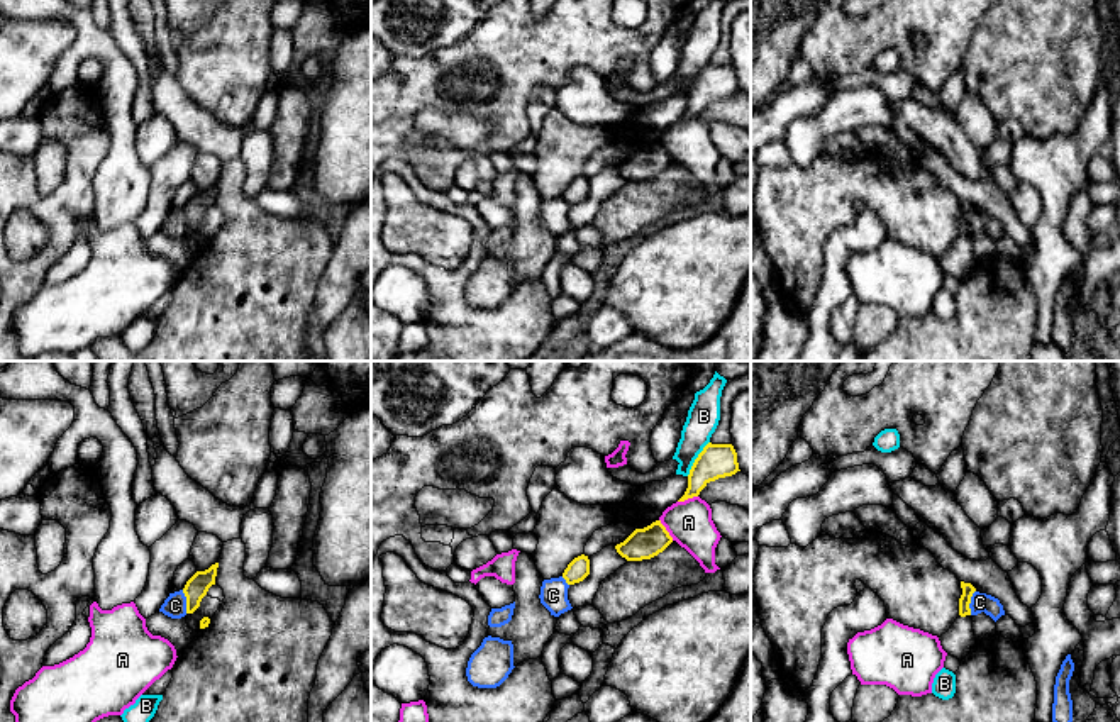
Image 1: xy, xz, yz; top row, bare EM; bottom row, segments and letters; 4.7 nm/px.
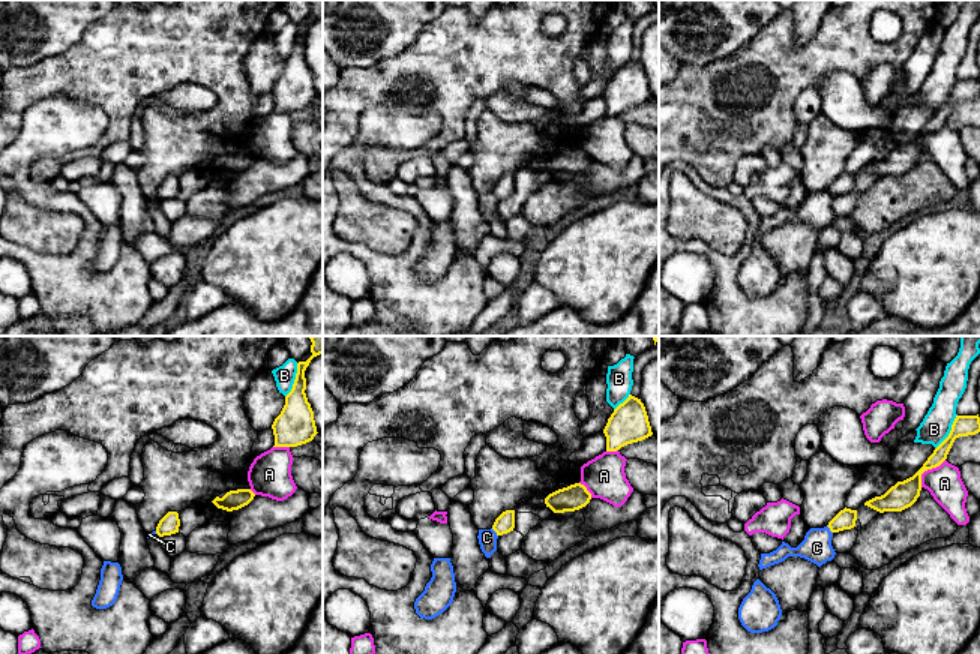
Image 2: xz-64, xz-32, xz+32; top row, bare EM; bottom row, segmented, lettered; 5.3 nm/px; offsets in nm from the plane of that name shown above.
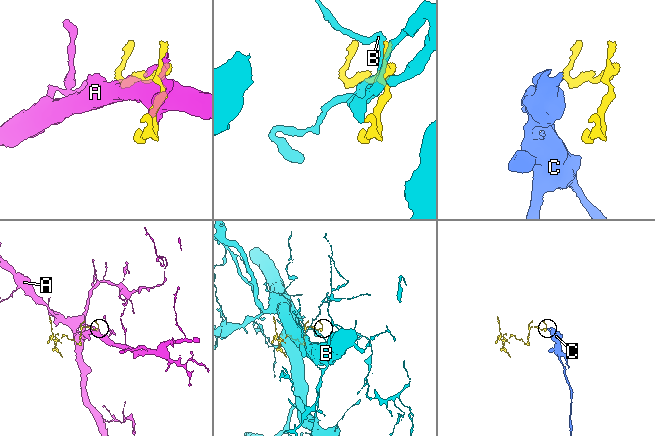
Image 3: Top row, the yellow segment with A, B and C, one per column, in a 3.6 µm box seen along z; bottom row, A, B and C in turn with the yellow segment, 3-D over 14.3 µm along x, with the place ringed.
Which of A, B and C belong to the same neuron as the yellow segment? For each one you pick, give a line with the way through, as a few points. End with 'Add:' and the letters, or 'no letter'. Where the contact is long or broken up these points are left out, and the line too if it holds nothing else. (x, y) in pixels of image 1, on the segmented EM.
Add: no letter

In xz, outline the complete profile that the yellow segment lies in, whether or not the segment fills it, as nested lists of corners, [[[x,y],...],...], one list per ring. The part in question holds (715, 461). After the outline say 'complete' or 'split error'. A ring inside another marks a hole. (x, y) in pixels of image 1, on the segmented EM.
[[[708,442],[695,459],[688,475],[688,488],[678,502],[698,497],[710,481],[732,476],[737,471],[740,469],[734,446]]]; complete

